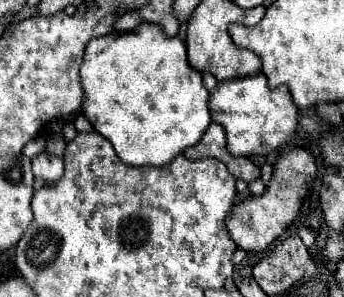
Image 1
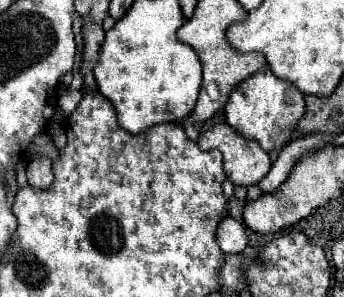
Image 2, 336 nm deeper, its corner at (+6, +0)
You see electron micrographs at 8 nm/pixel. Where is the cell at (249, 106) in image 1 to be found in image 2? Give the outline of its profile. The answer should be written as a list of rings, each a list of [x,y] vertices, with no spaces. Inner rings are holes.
[[[264,67],[230,93],[224,111],[226,111],[226,121],[240,135],[256,139],[260,147],[264,147],[264,151],[272,151],[284,147],[290,141],[292,131],[296,129],[300,117],[304,115],[304,95],[296,85],[276,77],[270,71],[270,67]]]

